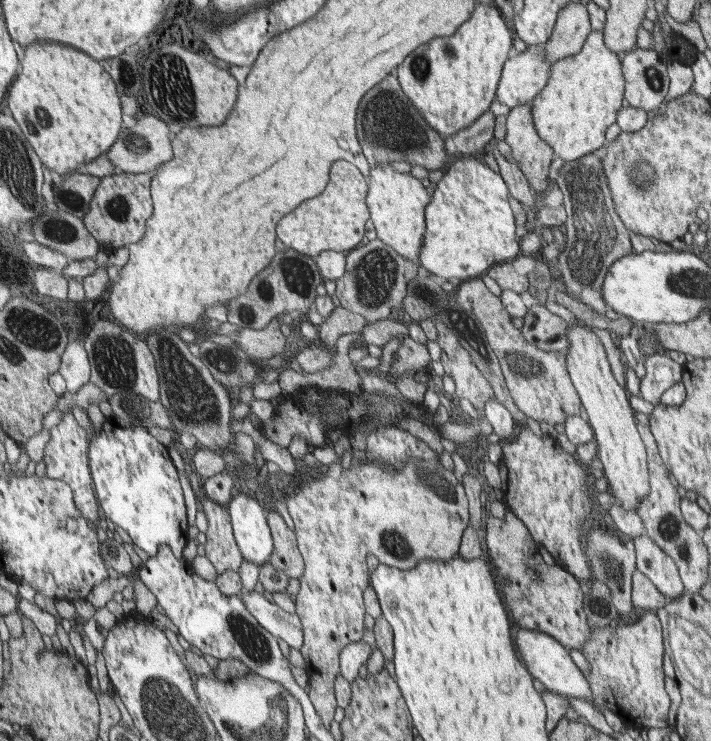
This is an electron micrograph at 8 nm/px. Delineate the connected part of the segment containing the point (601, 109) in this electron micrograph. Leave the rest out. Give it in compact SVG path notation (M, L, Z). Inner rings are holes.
M591 31L578 54L553 64L549 83L531 102L536 132L566 163L594 153L606 142L606 130L623 108L626 79L621 56L606 45L602 31Z

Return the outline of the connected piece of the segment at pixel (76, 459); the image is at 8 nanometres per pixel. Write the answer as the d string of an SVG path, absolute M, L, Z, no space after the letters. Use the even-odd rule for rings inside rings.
M67 411L62 415L60 422L53 426L50 430L50 440L46 444L43 454L44 464L46 465L46 475L54 480L63 480L71 484L75 491L75 501L80 512L88 520L92 520L93 524L100 518L100 508L98 508L98 500L94 494L92 486L92 475L90 467L90 453L88 452L88 434L86 430L76 422L76 418L71 411Z

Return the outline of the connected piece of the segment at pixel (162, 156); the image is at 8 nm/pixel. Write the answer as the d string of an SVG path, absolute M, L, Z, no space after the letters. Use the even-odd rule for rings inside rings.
M151 115L137 117L137 122L132 128L128 128L120 135L106 153L108 162L118 168L118 171L126 173L146 173L158 169L160 165L172 160L171 134L166 122Z

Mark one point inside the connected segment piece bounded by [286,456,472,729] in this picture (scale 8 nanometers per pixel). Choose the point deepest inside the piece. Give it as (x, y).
(404, 516)

